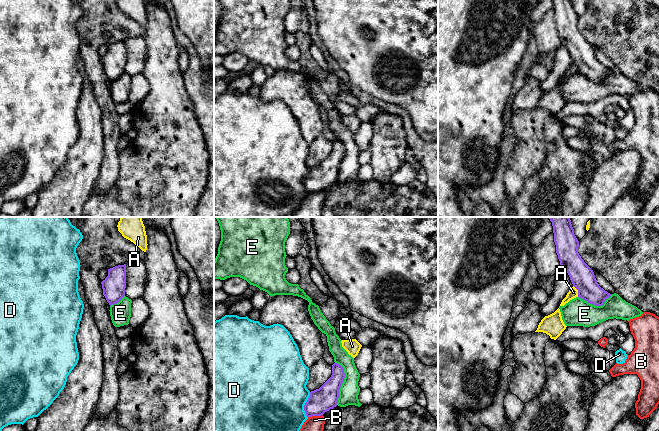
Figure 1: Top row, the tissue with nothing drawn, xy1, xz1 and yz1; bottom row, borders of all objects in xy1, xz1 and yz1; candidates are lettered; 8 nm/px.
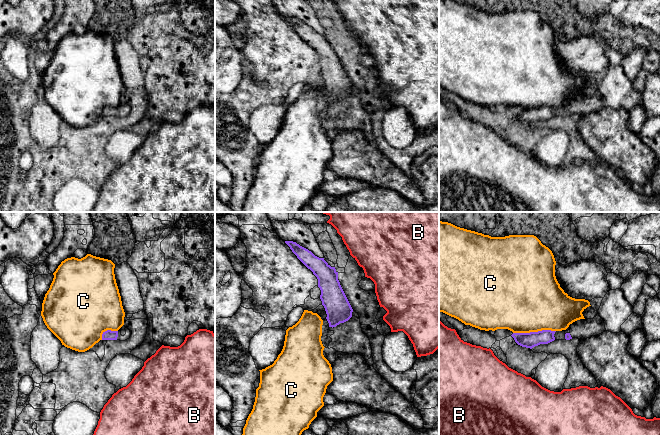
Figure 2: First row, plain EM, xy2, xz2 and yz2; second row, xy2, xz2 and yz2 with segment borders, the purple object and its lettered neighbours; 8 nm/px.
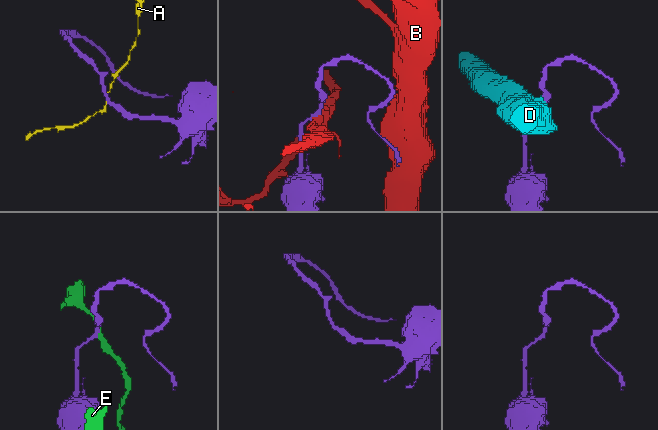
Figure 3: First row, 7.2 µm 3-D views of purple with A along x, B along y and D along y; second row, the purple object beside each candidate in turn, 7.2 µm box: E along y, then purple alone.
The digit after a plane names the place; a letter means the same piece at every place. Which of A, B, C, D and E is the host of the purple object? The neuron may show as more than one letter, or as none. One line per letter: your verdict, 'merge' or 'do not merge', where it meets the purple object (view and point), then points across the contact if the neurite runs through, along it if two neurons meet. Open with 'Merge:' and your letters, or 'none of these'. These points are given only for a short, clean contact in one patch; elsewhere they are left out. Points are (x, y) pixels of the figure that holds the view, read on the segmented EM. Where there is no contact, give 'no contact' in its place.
Merge: none of these
A: do not merge | yz1 (578, 291) | along yz1 (573, 285), (577, 290), (578, 296)
B: do not merge | xz1 (315, 415)
C: do not merge | yz2 (534, 332)
D: do not merge | xz1 (304, 405)
E: do not merge | xz1 (342, 382) | along xz1 (335, 362), (342, 367), (344, 373), (336, 404)

